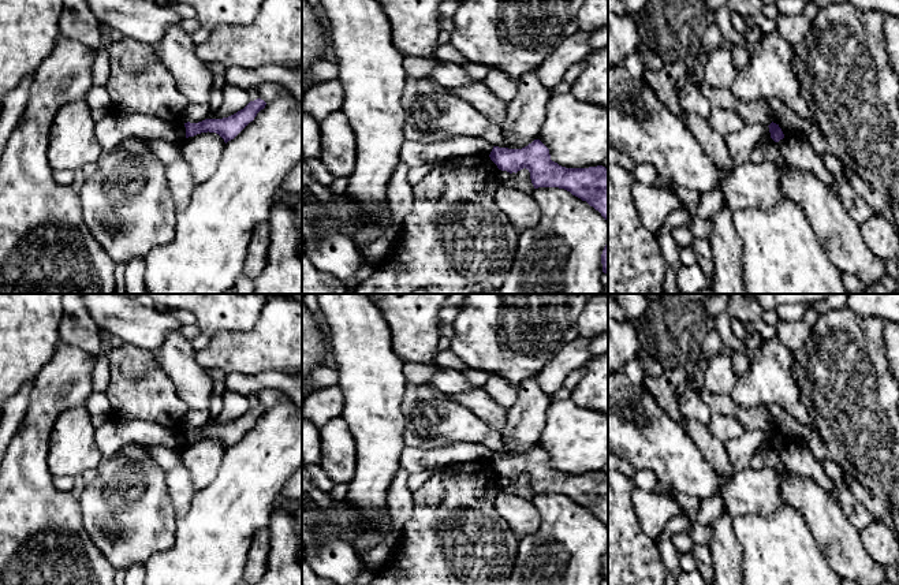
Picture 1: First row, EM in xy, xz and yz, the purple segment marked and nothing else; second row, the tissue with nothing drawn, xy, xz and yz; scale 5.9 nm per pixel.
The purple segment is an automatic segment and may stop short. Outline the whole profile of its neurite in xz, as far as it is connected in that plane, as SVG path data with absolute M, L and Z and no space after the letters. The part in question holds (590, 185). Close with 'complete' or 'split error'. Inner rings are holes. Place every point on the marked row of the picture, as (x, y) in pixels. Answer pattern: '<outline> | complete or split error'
M534 139L522 149L493 146L490 160L510 174L526 168L534 189L559 187L586 201L608 221L608 168L566 168L551 160L549 149Z | complete

